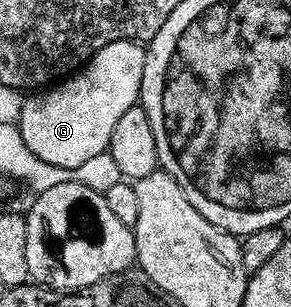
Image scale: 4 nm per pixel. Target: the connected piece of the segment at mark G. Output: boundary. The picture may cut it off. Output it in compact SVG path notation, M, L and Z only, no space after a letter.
M116 41L115 43L107 43L107 47L103 47L94 55L90 61L85 62L76 73L69 74L68 77L42 88L40 91L33 91L24 98L22 103L22 115L19 122L19 128L23 135L23 143L27 143L27 147L31 147L34 155L39 155L39 159L45 160L46 163L55 163L55 167L67 167L74 169L79 167L79 163L87 163L87 159L92 159L94 155L106 152L111 139L111 131L115 131L115 123L123 116L123 111L127 111L127 107L138 104L141 95L141 80L143 79L143 63L145 62L146 46L136 41Z

